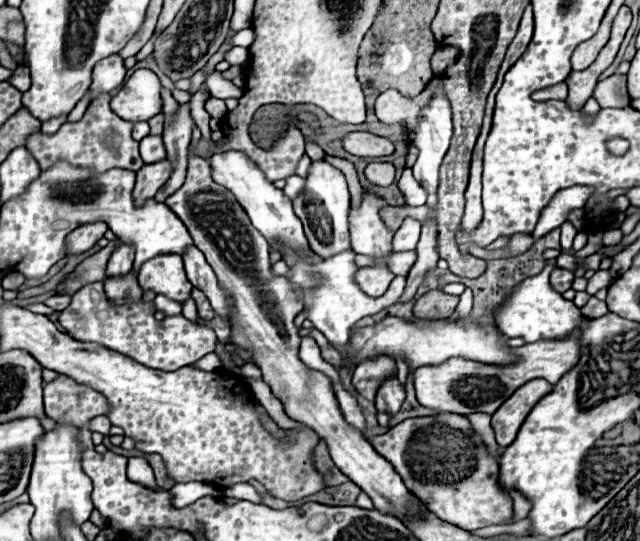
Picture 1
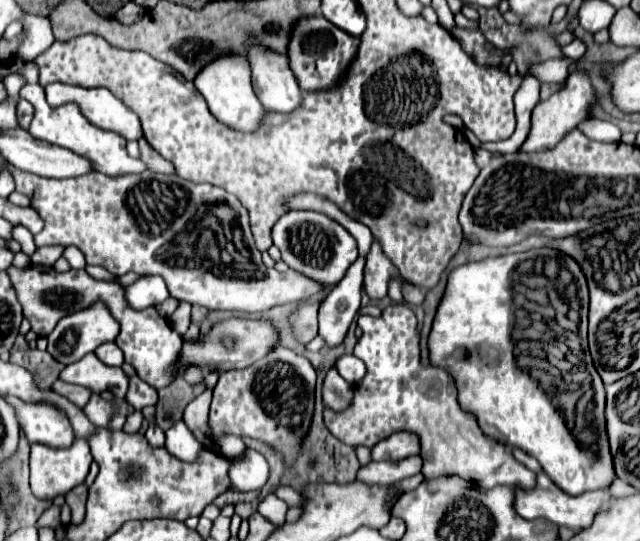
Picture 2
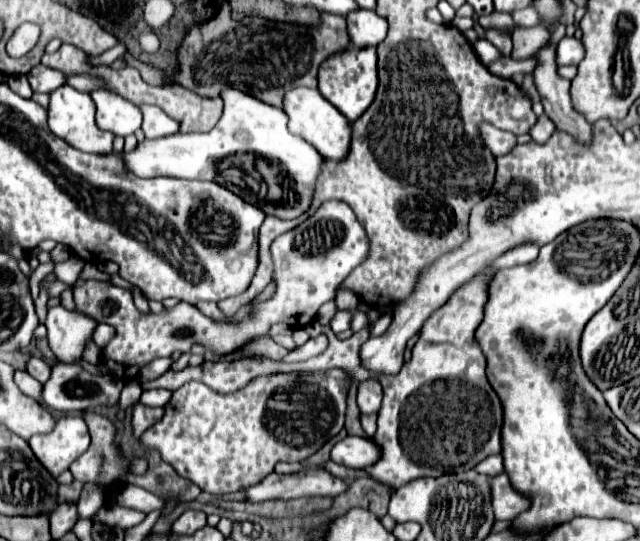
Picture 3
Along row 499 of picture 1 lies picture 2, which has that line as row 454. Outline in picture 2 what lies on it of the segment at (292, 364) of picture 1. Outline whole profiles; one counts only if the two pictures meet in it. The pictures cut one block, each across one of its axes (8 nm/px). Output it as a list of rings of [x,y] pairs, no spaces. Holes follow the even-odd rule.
[[[396,432],[372,448],[372,460],[402,460],[418,454],[418,448],[416,436],[410,432]]]

